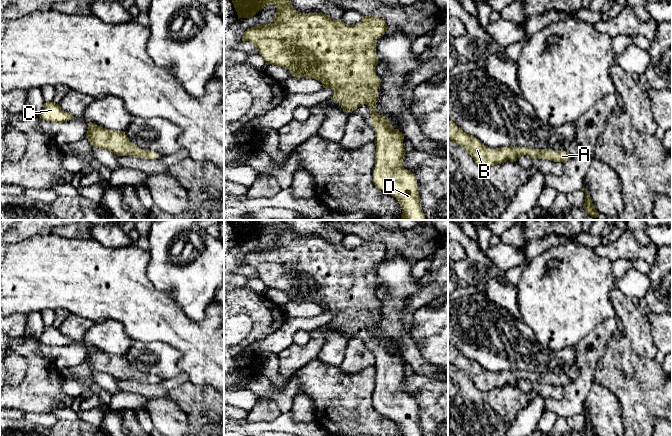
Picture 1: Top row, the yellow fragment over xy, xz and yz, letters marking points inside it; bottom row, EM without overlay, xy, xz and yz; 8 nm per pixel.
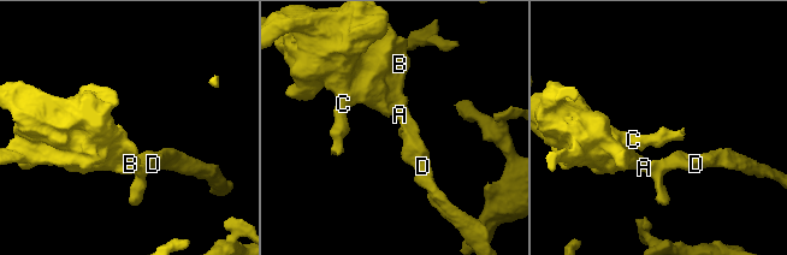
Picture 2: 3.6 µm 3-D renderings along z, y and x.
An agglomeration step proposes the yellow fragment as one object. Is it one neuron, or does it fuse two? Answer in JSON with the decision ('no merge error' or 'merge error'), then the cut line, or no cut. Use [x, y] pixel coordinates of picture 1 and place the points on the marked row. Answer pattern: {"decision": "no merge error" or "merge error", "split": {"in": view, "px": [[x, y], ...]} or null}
{"decision": "no merge error", "split": null}

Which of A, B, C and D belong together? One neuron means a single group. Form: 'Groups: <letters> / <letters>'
Groups: A B C D

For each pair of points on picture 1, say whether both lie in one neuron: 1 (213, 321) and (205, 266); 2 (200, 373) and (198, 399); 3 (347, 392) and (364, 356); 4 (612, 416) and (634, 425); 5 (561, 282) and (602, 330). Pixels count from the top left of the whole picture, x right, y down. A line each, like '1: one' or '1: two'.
1: two
2: two
3: two
4: two
5: two

